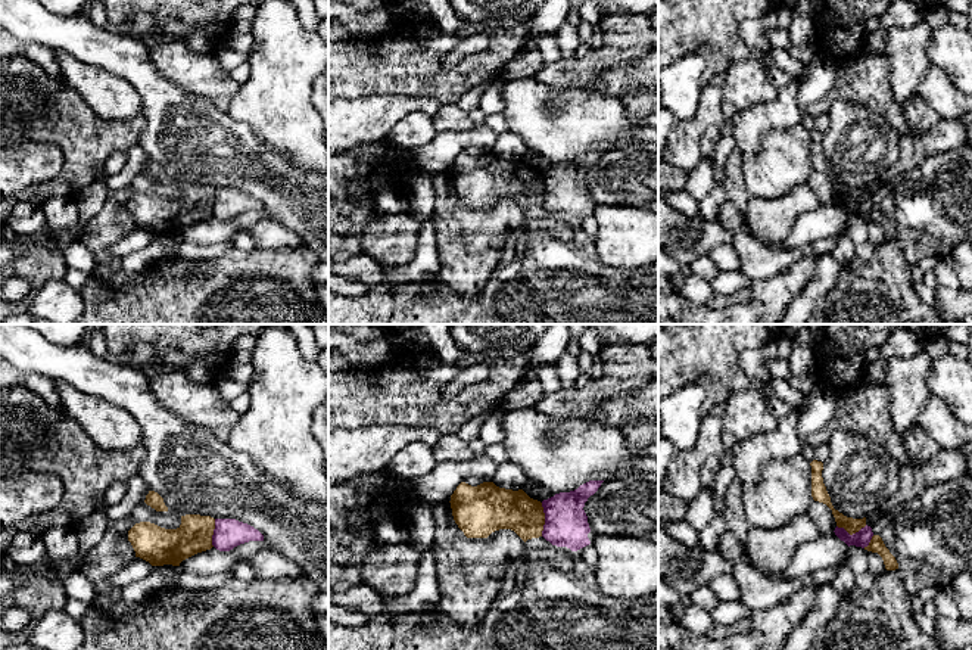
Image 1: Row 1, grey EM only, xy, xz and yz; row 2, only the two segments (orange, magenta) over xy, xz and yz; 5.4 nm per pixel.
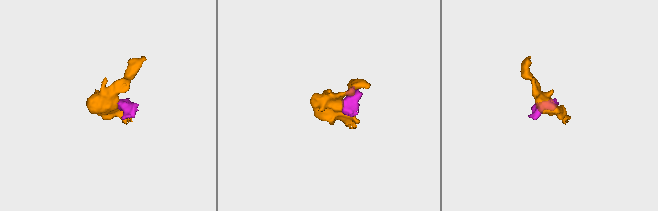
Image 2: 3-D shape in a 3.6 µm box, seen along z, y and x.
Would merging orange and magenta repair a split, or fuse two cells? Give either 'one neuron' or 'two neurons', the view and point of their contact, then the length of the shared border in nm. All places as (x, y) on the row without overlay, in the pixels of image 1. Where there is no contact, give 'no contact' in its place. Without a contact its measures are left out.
two neurons | xz (544, 189) | 180 nm

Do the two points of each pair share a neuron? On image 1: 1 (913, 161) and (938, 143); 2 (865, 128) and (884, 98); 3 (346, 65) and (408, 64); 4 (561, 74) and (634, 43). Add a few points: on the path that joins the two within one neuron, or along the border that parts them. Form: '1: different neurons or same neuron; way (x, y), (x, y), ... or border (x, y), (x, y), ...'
1: same neuron; way (916, 154), (931, 143)
2: different neurons; border (843, 99), (868, 106), (900, 136)
3: same neuron; way (361, 65), (393, 64)
4: same neuron; way (579, 71), (607, 56), (616, 47)

